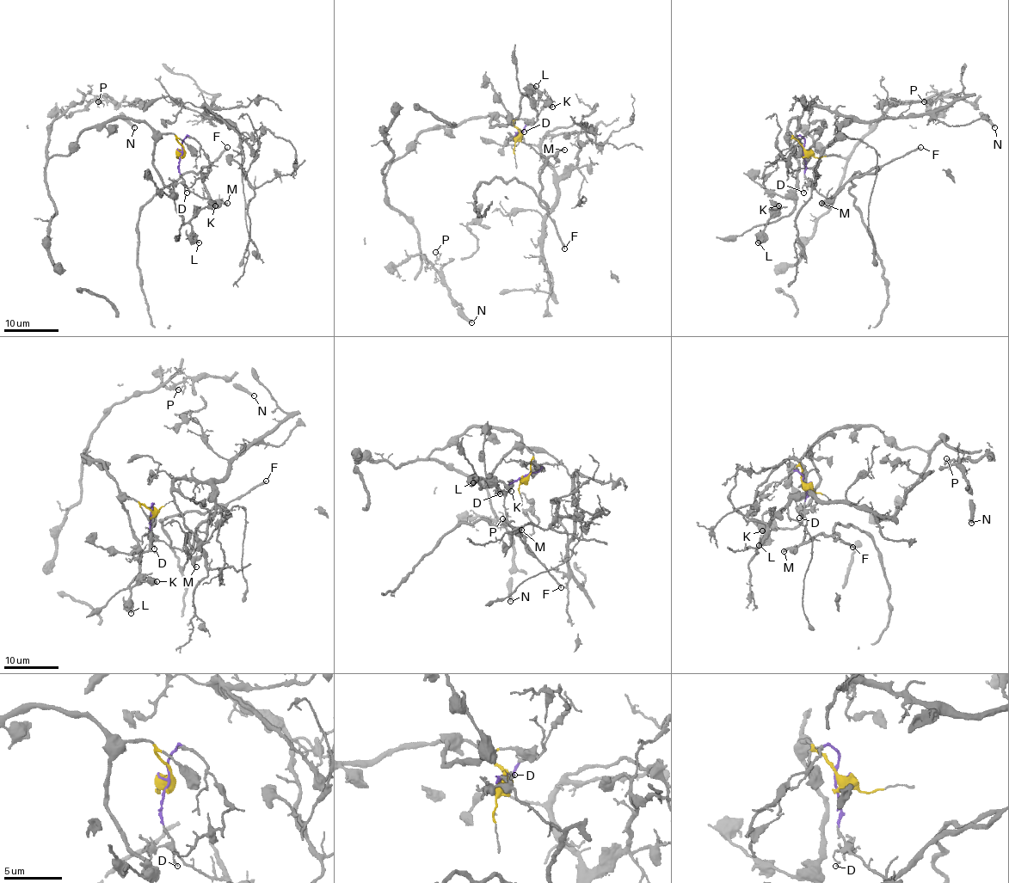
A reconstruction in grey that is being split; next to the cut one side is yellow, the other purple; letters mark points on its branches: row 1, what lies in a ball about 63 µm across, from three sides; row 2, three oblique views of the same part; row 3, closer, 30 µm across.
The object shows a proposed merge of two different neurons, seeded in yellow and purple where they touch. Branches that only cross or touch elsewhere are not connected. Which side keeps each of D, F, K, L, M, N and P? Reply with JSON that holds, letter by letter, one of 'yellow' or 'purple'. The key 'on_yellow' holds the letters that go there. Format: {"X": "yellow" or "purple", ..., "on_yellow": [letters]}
{"D": "purple", "F": "purple", "K": "yellow", "L": "yellow", "M": "purple", "N": "yellow", "P": "yellow", "on_yellow": ["K", "L", "N", "P"]}

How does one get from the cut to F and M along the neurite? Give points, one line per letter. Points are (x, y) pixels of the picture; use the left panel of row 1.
F: (180, 151), (178, 172), (182, 181), (191, 191), (207, 198), (208, 191), (203, 174), (227, 148)
M: (180, 151), (180, 176), (191, 191), (208, 199), (227, 204)

